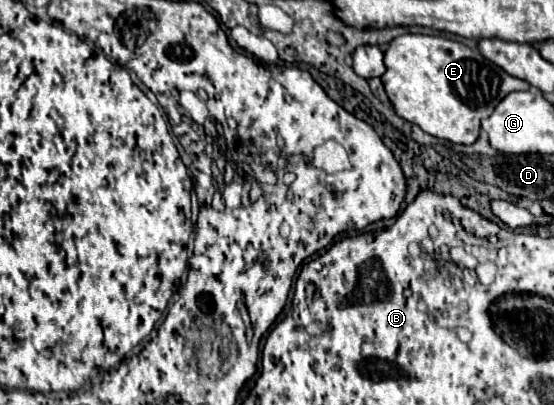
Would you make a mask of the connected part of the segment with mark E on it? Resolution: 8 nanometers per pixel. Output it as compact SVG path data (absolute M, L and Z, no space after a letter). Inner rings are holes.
M412 33L398 35L398 39L392 39L388 51L384 53L384 65L386 65L386 73L380 79L396 115L418 125L422 131L438 139L446 139L446 141L462 143L462 145L472 145L478 139L482 117L492 115L498 101L502 101L512 91L530 89L526 81L508 75L502 67L482 57L478 49L470 49L468 45L462 45L446 37L412 35Z

